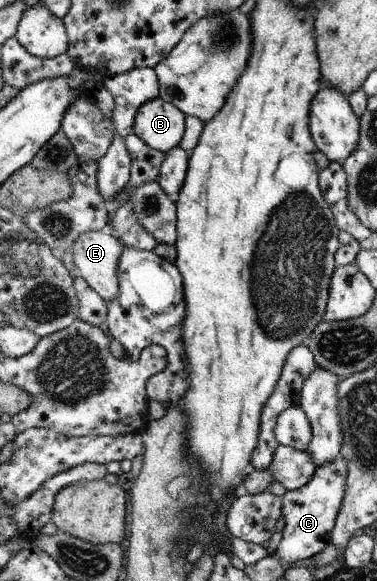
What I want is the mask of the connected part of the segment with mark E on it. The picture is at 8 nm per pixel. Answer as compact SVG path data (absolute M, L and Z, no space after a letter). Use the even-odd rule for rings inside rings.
M107 225L103 229L84 233L71 250L76 270L90 288L93 288L105 302L112 302L119 296L119 262L123 256L123 243L110 233Z

